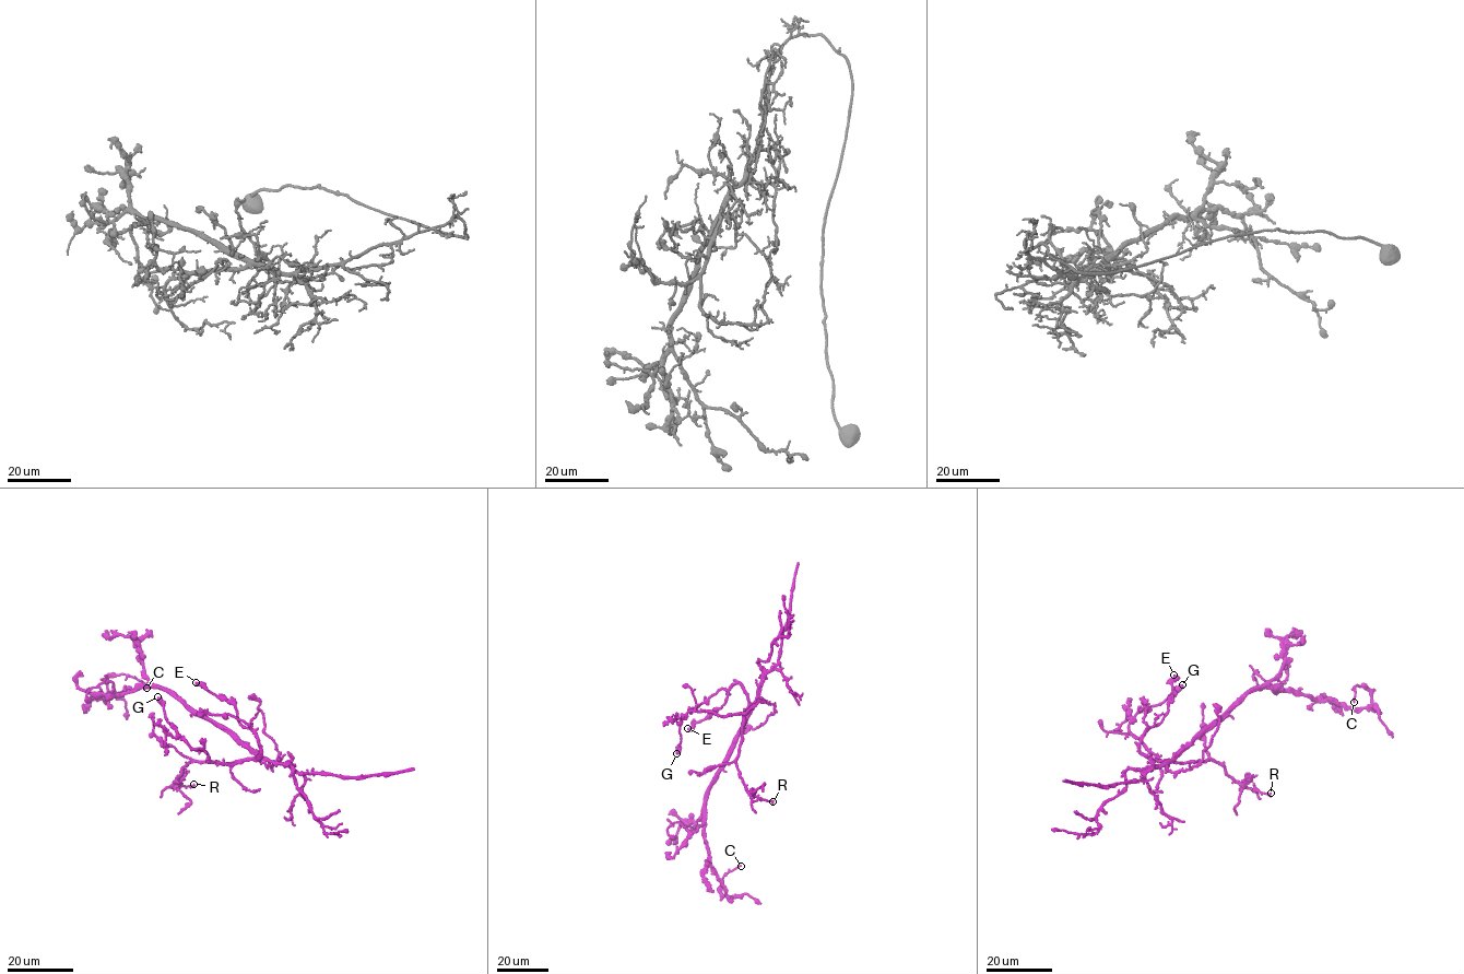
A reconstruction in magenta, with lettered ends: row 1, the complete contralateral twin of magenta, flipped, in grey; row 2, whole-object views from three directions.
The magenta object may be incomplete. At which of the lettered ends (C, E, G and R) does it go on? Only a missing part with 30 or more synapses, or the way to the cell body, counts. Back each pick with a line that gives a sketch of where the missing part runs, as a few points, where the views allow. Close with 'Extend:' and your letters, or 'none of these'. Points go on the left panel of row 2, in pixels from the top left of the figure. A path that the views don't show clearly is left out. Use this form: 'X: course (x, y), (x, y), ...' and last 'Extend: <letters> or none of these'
Extend: none of these

